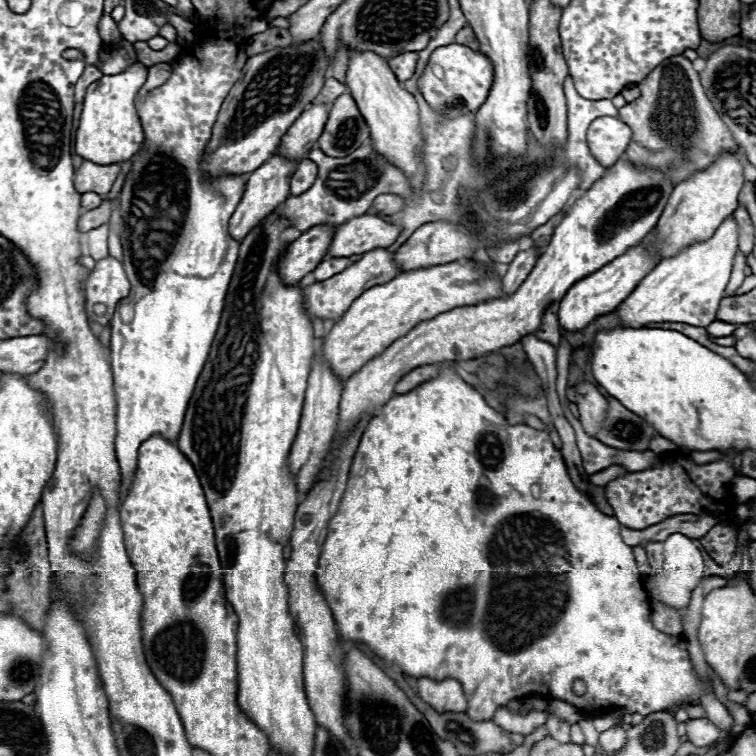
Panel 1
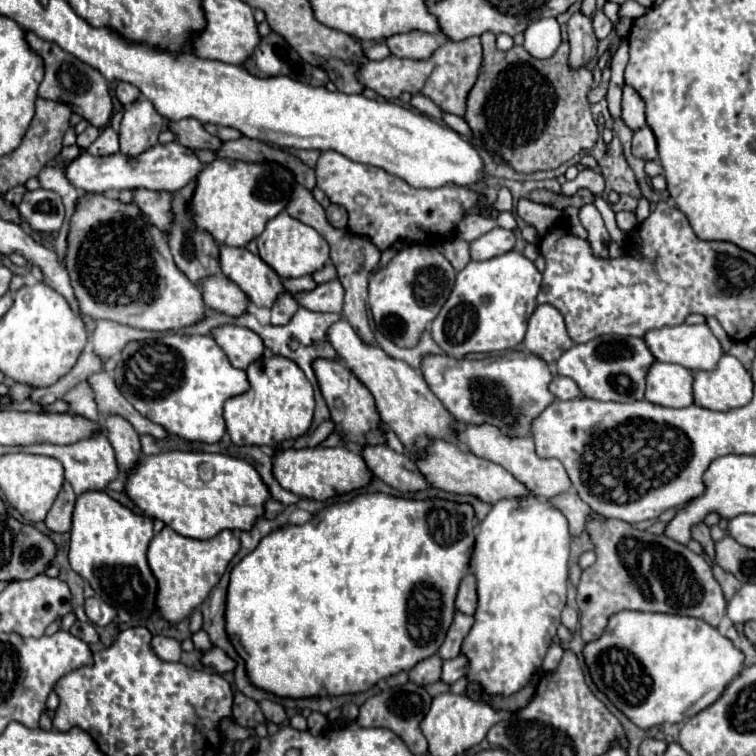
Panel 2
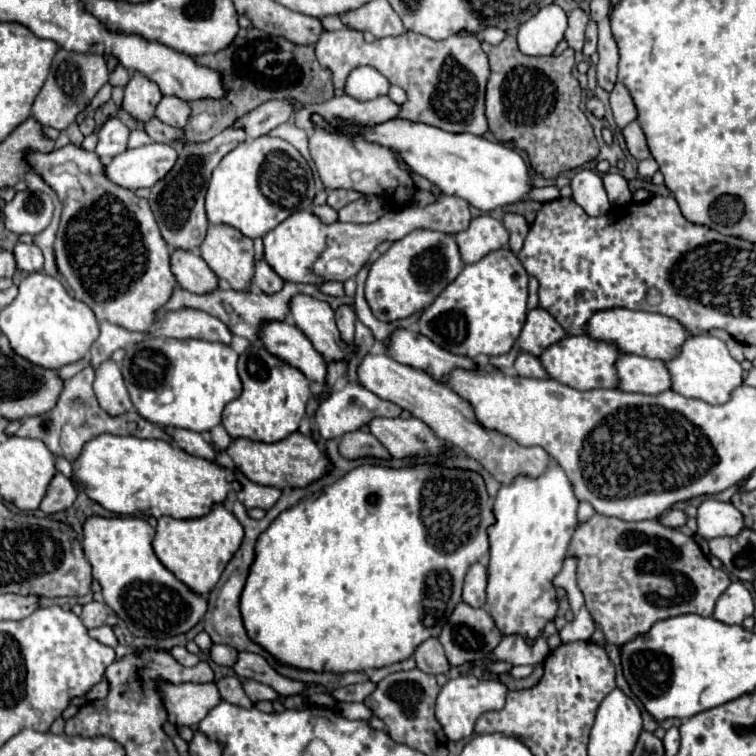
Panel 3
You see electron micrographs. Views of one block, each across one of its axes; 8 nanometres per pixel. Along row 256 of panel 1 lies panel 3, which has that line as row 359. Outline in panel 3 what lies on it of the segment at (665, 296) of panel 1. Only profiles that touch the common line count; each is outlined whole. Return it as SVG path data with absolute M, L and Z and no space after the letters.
M710 334L688 336L680 346L678 354L664 362L672 378L672 390L684 394L686 398L698 398L708 404L724 404L732 390L742 384L742 366L728 354L726 344Z

